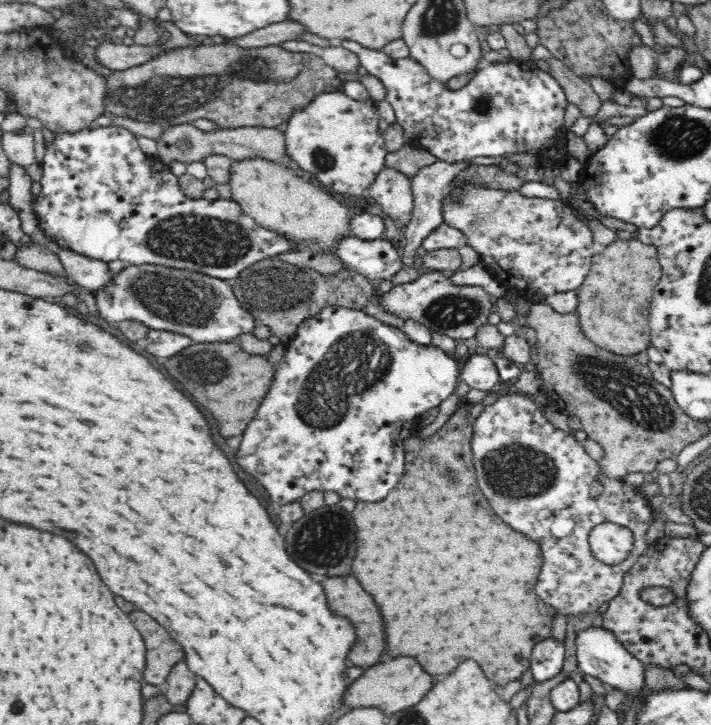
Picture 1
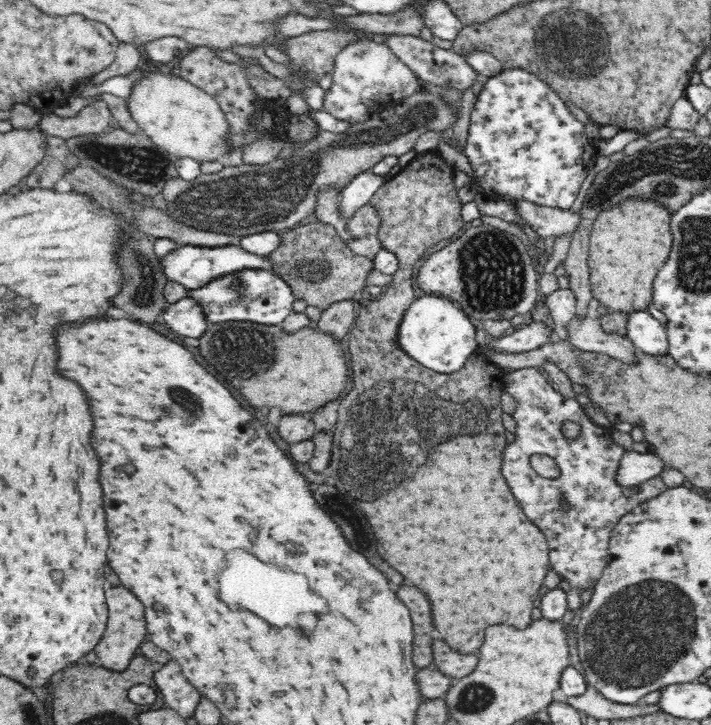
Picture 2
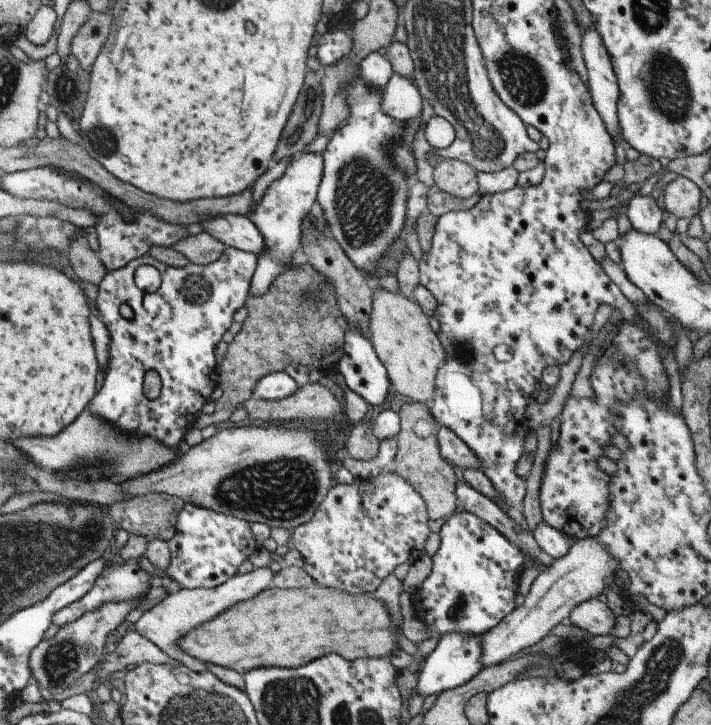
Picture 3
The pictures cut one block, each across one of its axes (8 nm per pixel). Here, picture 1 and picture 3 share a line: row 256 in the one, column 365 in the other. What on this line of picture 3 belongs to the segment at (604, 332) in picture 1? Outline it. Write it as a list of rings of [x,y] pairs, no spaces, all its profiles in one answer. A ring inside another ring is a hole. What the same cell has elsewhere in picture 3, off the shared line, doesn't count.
[[[316,583],[306,588],[268,588],[254,598],[237,602],[220,613],[210,622],[179,640],[179,645],[199,661],[214,663],[226,668],[236,668],[236,672],[246,672],[258,666],[298,668],[321,656],[336,653],[349,661],[370,657],[390,658],[394,650],[400,649],[396,627],[391,622],[386,602],[376,599],[373,593],[352,594]]]

